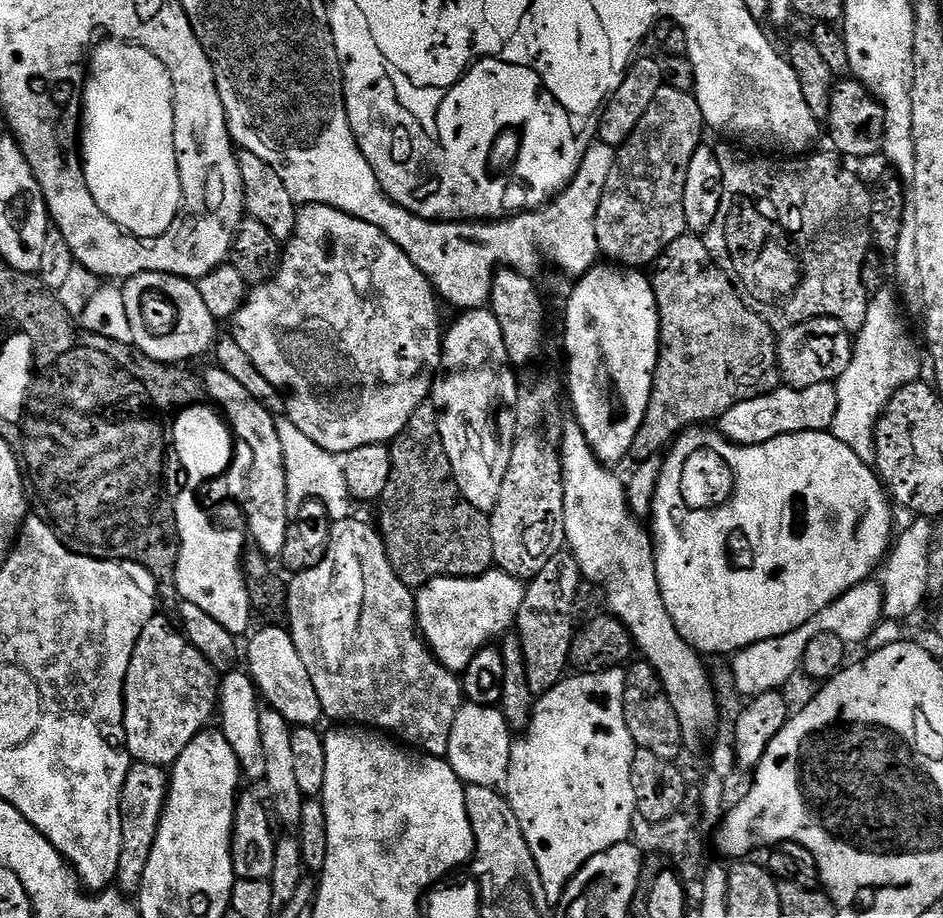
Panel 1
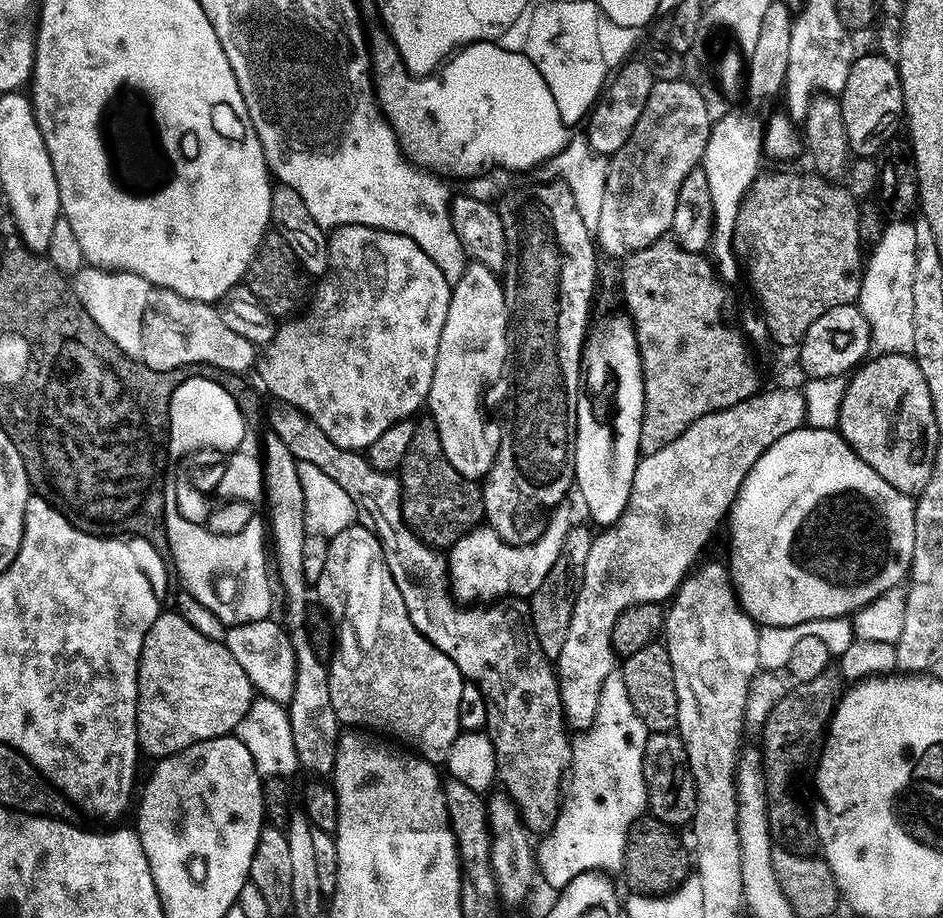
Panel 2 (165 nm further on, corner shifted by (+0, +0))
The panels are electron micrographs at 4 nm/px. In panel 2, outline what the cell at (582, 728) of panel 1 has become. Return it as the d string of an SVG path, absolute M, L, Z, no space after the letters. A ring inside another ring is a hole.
M613 670L604 682L600 694L600 705L597 708L596 720L592 727L571 741L572 765L570 779L566 784L566 795L563 797L556 821L550 832L538 844L538 872L550 887L562 890L574 878L585 876L587 872L599 870L604 874L620 872L624 868L624 859L630 855L628 835L630 830L648 812L648 787L644 781L644 751L650 733L638 718L630 694L626 694L624 673Z

